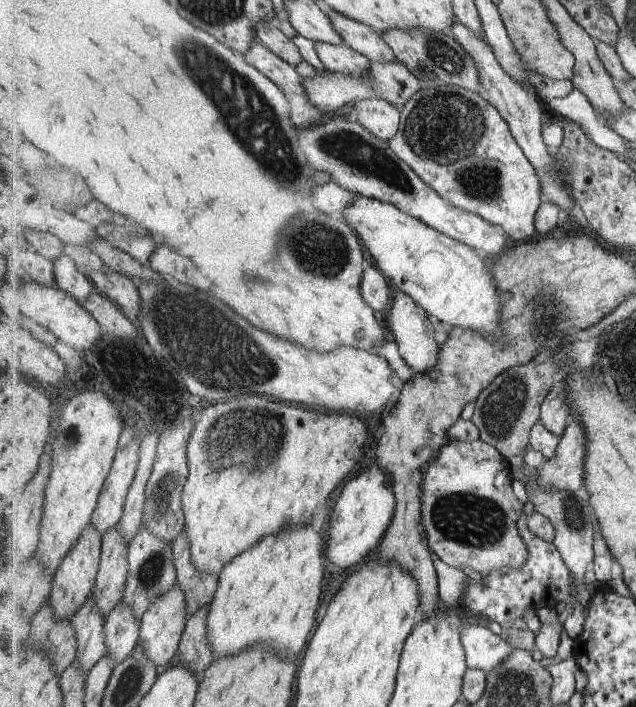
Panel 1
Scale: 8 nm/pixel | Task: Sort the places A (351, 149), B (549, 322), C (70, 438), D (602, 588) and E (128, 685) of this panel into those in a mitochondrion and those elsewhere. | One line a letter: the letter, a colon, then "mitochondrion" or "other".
A: mitochondrion
B: other
C: mitochondrion
D: other
E: mitochondrion

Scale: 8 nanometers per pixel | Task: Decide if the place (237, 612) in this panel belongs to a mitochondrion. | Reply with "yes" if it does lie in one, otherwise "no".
no

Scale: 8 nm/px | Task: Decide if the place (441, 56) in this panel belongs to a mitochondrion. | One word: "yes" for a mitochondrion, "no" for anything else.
yes

